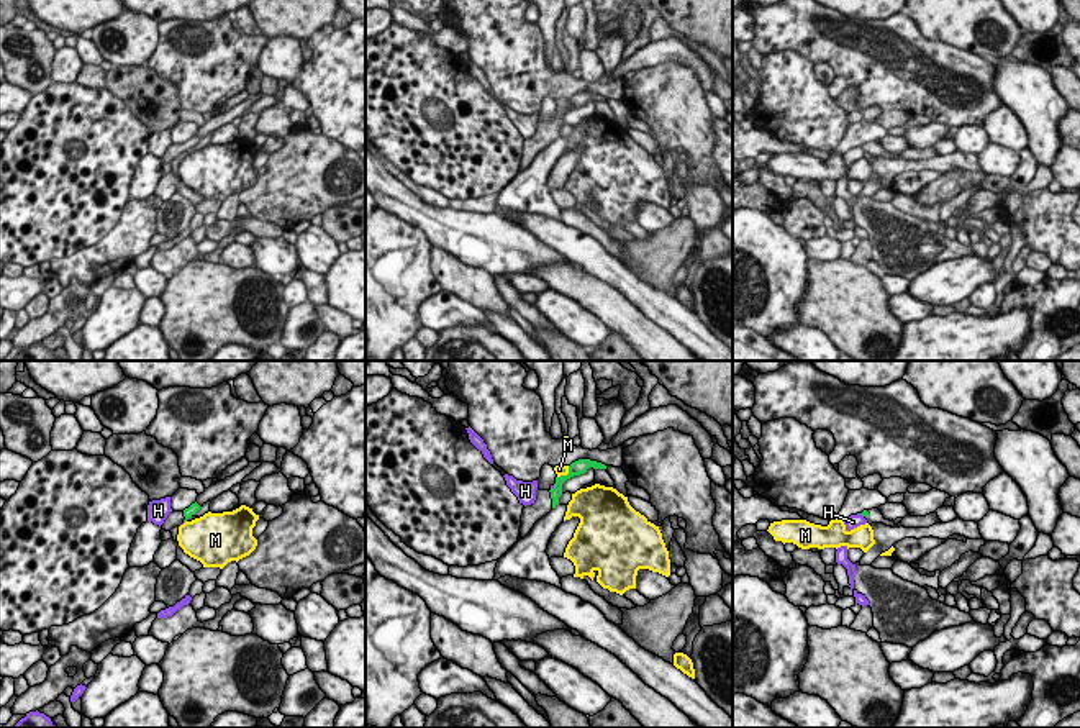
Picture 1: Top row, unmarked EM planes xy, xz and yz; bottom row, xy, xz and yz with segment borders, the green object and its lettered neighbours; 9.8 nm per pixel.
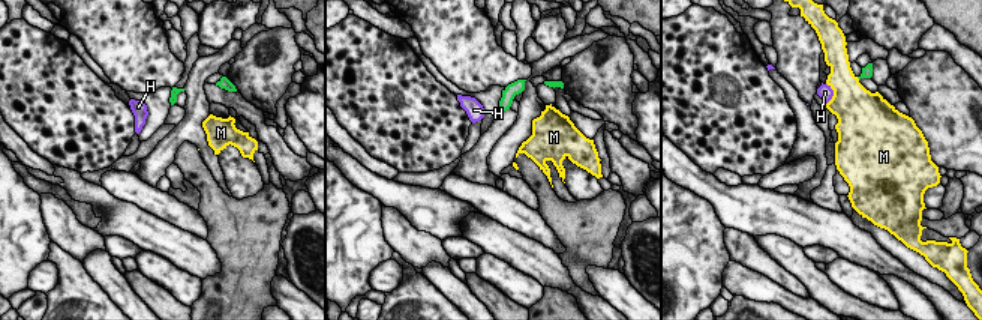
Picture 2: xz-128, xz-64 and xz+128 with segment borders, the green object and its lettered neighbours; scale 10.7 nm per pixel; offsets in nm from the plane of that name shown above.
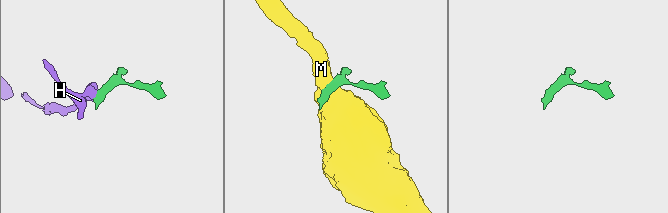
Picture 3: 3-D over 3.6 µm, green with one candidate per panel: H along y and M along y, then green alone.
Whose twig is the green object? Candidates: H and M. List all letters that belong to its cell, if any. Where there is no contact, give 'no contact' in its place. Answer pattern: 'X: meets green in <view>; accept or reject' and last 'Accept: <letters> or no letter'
H: meets green in xz; reject
M: meets green in xz; reject
Accept: no letter

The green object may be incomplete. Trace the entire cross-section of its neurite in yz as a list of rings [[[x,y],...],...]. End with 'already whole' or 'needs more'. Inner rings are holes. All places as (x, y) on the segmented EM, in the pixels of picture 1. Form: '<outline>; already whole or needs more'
[[[872,508],[872,510],[864,510],[860,513],[869,525],[872,523],[883,523],[887,526],[905,526],[905,528],[929,528],[936,523],[942,523],[937,516],[937,513],[929,513],[926,516],[911,516],[911,515],[906,515],[898,525],[892,520],[885,520],[882,512],[878,508]]]; needs more

